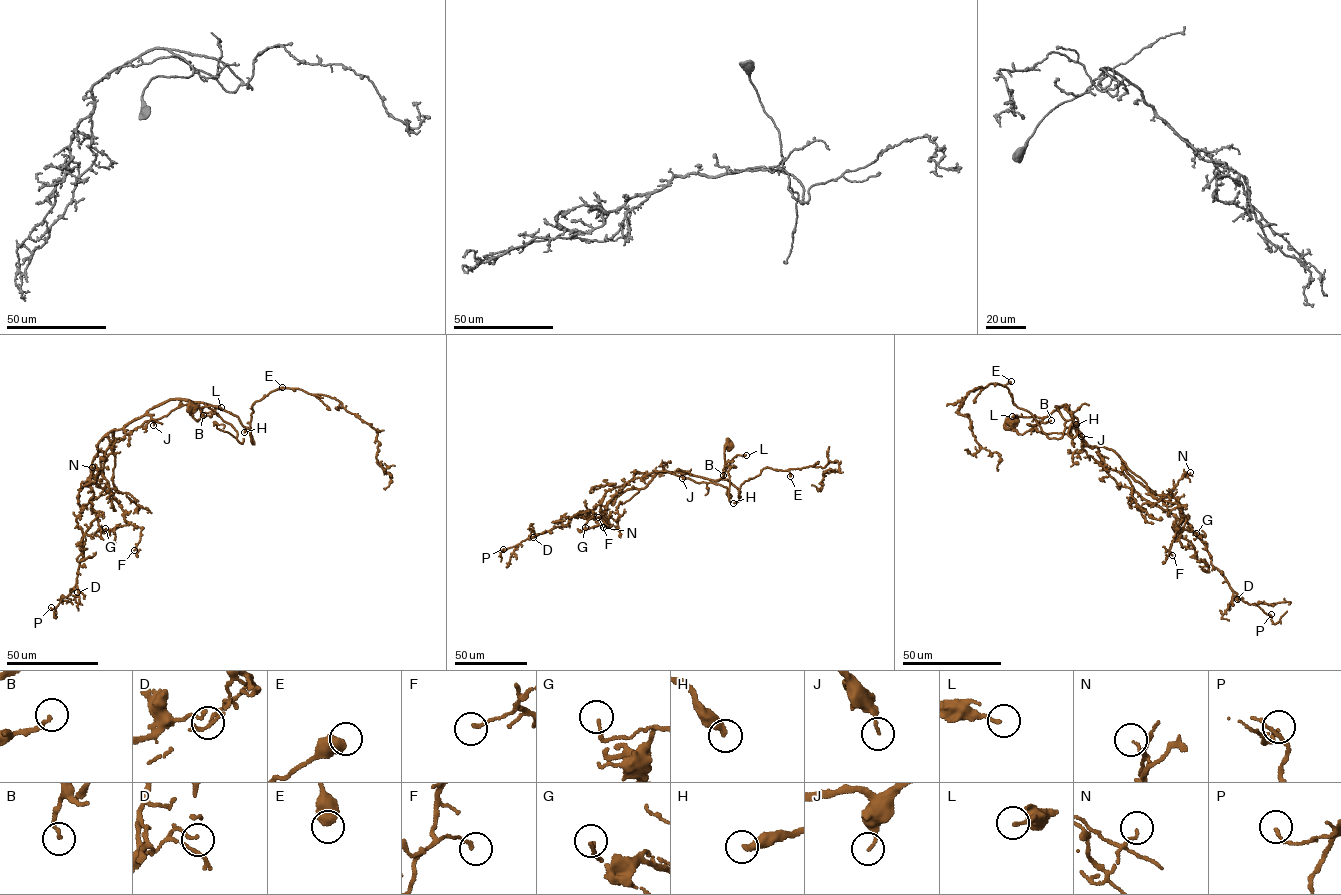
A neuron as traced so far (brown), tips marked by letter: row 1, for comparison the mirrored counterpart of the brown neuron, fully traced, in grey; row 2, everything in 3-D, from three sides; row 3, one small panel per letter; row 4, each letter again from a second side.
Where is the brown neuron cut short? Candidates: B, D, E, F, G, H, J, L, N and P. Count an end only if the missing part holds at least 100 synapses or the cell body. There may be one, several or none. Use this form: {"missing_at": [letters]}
{"missing_at": []}

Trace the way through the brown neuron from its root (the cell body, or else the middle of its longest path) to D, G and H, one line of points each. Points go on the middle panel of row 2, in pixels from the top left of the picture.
D: (730, 446), (720, 479), (655, 474), (643, 488), (608, 503), (604, 518), (574, 516), (533, 537)
G: (730, 446), (724, 448), (720, 479), (655, 474), (643, 488), (628, 489), (607, 504), (607, 524), (585, 527)
H: (730, 446), (724, 448), (725, 469), (720, 479), (727, 479), (739, 490), (739, 500), (733, 503)

